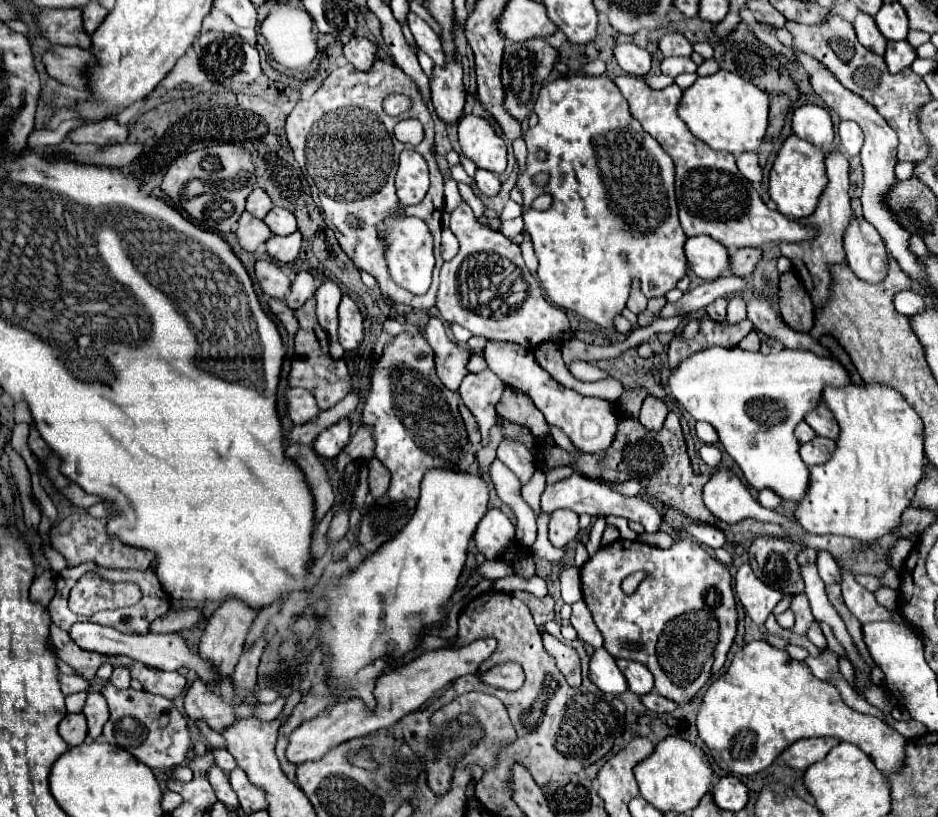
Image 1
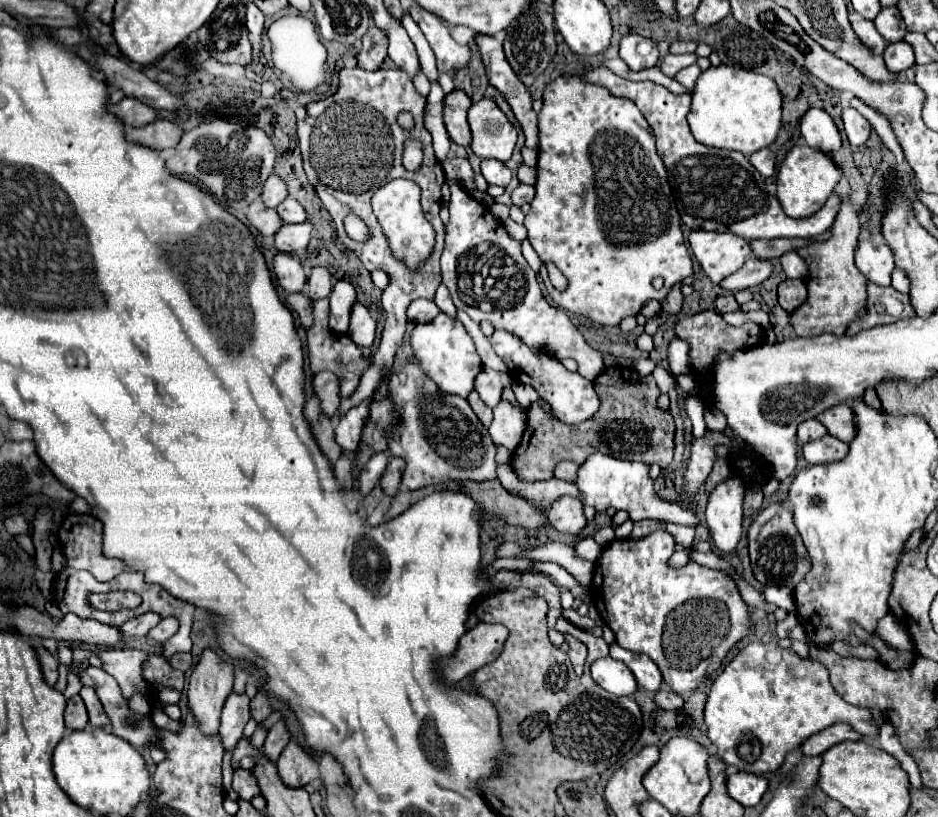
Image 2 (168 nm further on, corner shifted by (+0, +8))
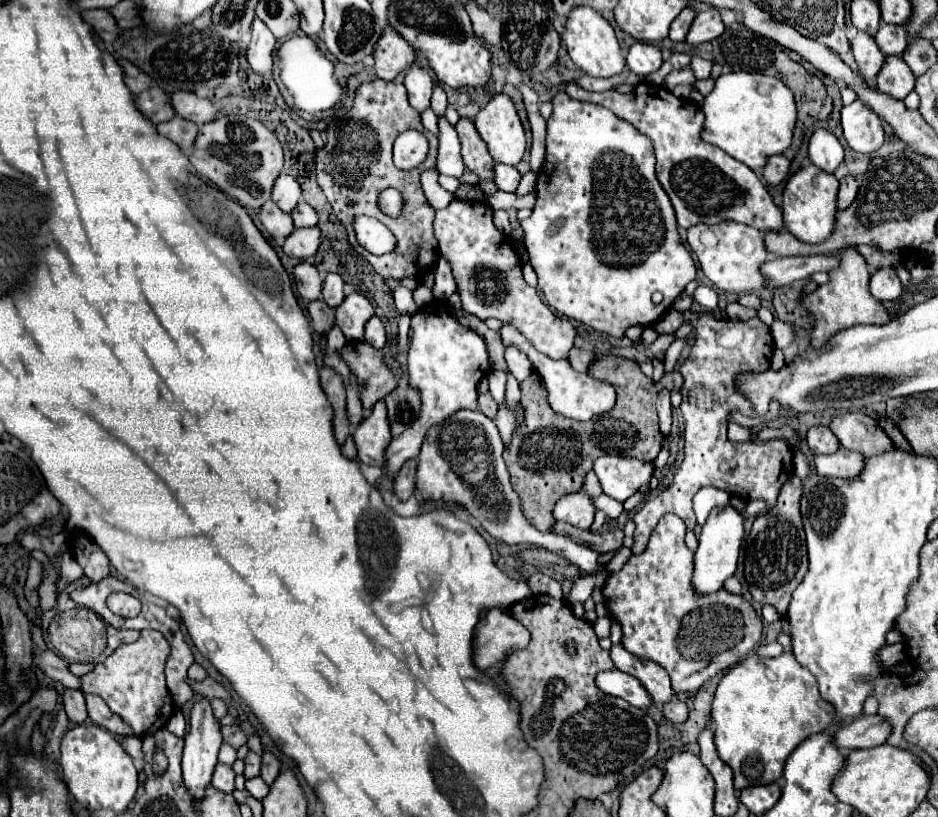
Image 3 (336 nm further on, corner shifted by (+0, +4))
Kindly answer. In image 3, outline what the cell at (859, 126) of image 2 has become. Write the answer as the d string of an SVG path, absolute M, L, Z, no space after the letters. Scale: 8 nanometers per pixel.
M853 101L841 109L841 125L845 139L853 151L873 153L883 145L881 119L861 101Z

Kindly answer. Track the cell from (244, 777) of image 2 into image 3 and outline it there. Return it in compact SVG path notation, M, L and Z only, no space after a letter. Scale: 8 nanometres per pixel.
M247 753L245 757L245 779L253 779L253 777L259 777L259 769L261 769L261 755L257 753Z

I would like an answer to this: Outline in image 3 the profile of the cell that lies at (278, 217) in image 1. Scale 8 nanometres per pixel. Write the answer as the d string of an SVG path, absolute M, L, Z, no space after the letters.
M301 201L293 211L291 211L291 217L293 217L293 225L295 227L315 227L317 225L317 213L311 205L307 205L305 201Z

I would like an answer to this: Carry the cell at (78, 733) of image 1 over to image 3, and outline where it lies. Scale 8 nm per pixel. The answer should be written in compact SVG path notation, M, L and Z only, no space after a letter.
M67 689L65 691L65 711L67 711L67 717L73 725L81 725L87 721L83 691L79 691L79 689Z

